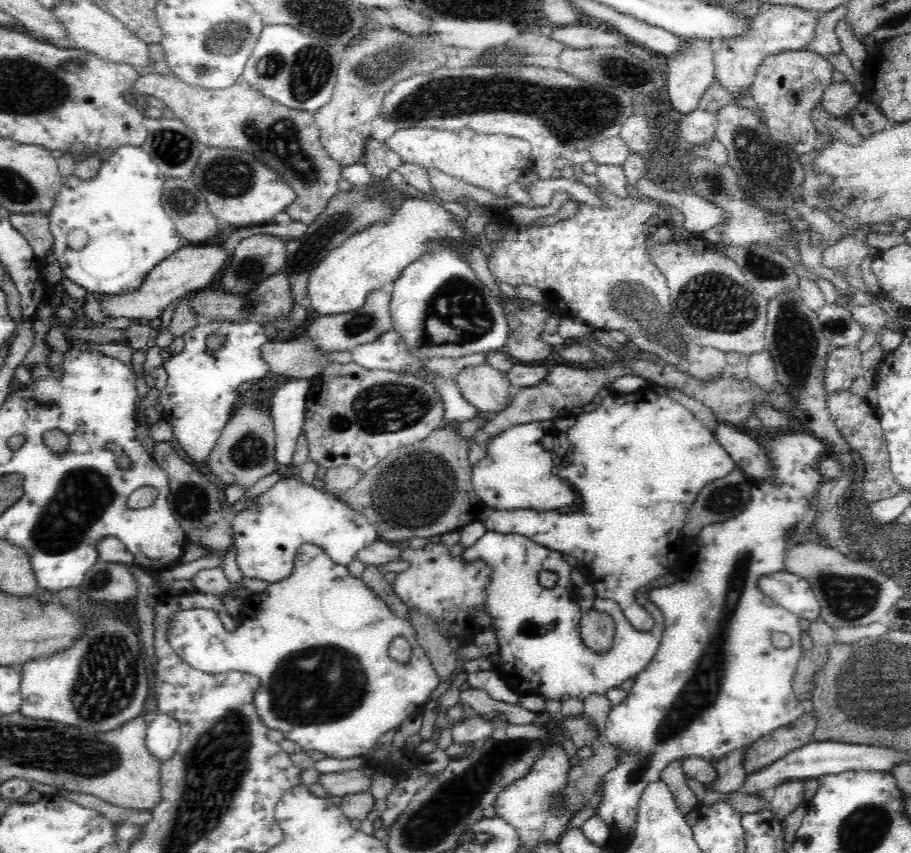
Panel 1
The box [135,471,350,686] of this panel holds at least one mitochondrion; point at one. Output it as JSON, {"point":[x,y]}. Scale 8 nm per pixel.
{"point":[185,492]}

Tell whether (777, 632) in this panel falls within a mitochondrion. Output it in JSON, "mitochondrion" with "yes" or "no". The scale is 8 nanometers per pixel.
{"mitochondrion":"no"}

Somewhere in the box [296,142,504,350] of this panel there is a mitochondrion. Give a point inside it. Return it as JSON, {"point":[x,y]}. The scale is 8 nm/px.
{"point":[457,314]}

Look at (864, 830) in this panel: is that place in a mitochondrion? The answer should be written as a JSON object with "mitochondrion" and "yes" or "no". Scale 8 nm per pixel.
{"mitochondrion":"yes"}

